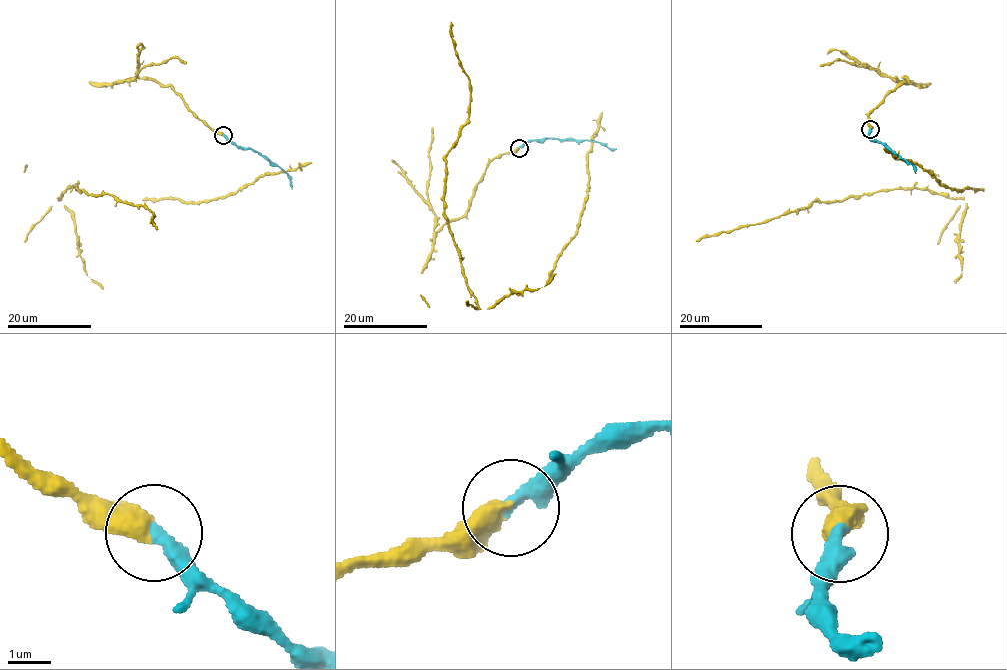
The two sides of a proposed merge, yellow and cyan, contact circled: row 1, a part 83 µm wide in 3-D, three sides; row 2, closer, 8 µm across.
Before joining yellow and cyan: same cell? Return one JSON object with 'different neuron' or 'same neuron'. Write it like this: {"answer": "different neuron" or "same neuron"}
{"answer": "same neuron"}

